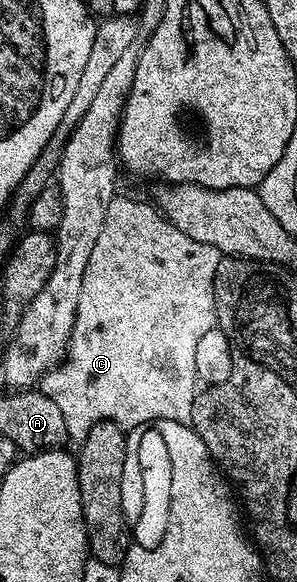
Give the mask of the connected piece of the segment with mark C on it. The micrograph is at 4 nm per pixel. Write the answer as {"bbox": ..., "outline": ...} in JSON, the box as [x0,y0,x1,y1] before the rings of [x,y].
{"bbox":[39,195,223,443],"outline":[[[122,195],[115,196],[109,203],[106,208],[106,221],[103,223],[99,239],[95,241],[86,273],[83,275],[78,311],[74,317],[73,334],[70,335],[67,356],[60,364],[54,365],[49,372],[42,374],[39,382],[40,392],[46,393],[51,403],[55,403],[55,407],[59,407],[59,412],[63,414],[63,427],[67,427],[69,441],[73,443],[85,441],[87,431],[91,431],[91,427],[95,427],[95,423],[100,421],[113,421],[126,431],[136,429],[137,426],[153,420],[174,421],[184,425],[193,424],[193,398],[199,389],[195,351],[199,339],[207,331],[211,331],[217,323],[213,284],[215,271],[223,255],[215,247],[207,243],[199,243],[191,239],[191,235],[183,235],[179,227],[172,225],[150,202],[149,205],[145,201],[136,201],[133,197],[122,197]]]}

